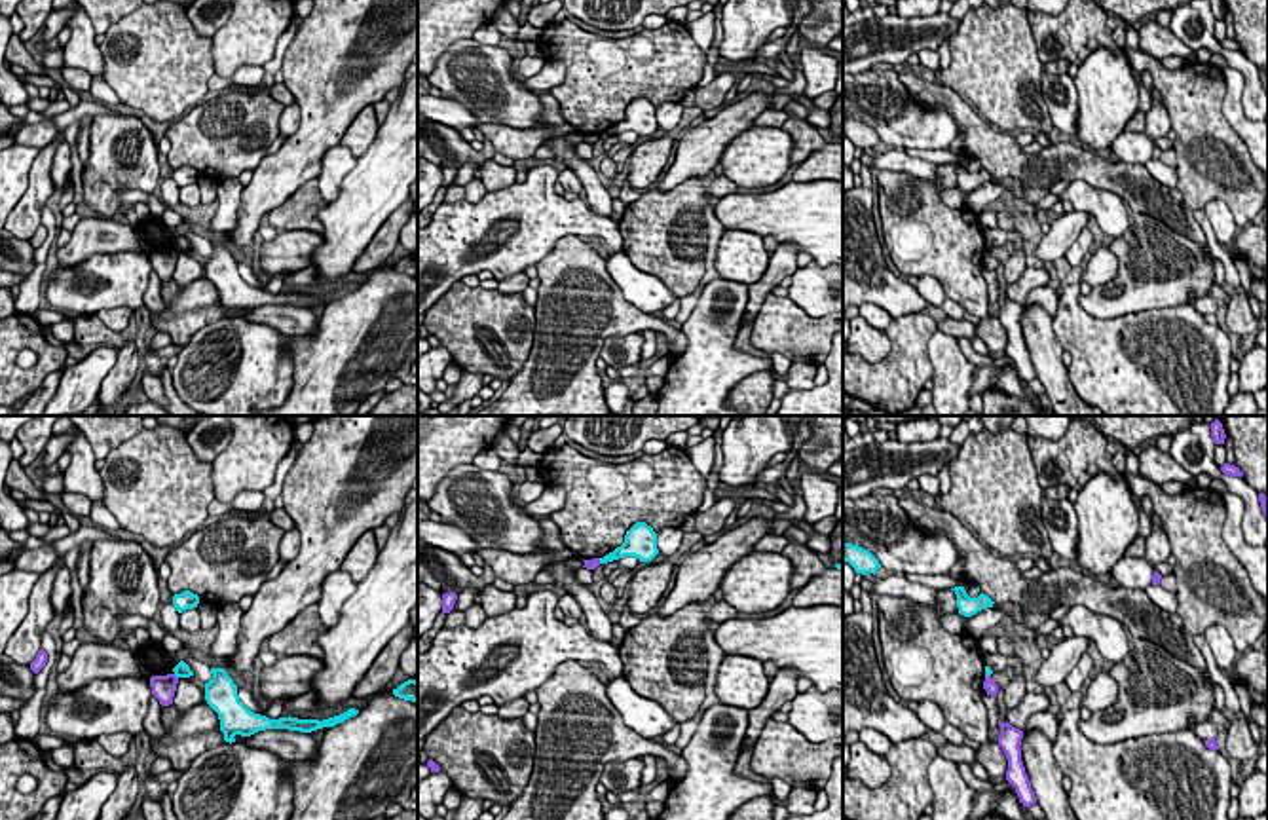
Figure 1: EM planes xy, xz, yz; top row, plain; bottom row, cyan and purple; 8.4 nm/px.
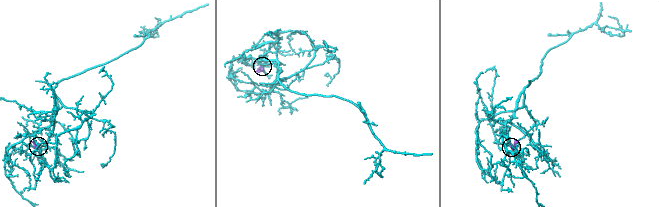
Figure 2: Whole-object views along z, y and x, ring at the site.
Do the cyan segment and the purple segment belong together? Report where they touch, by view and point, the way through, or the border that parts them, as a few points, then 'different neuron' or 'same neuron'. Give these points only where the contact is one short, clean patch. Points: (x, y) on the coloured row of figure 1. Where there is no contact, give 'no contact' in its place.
xz (600, 560) | along xz (598, 559), (600, 562) | different neuron

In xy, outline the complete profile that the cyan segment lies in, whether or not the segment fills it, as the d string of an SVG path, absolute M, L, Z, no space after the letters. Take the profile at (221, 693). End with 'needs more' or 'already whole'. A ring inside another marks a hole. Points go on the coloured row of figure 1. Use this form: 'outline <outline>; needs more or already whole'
outline M211 668L213 680L205 683L205 700L218 714L220 731L226 742L235 742L235 735L251 736L266 729L289 729L300 733L311 733L323 727L334 727L345 719L359 714L359 710L349 708L347 712L328 718L328 719L298 719L298 718L279 718L270 719L266 716L251 712L237 695L237 685L228 676L224 668Z; already whole

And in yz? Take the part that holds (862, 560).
outline M843 543L843 560L848 562L856 573L873 573L881 568L879 560L866 549Z; already whole

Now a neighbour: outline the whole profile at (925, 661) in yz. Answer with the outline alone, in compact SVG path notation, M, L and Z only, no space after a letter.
M938 590L936 600L923 606L904 596L879 596L885 668L904 702L936 702L947 723L983 746L989 742L983 655L968 630L949 632L940 623L942 613L959 613L955 590Z

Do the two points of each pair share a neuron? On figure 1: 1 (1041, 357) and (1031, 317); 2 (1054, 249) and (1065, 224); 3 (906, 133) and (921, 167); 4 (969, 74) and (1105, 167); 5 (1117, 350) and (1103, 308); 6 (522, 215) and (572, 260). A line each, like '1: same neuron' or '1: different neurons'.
1: same neuron
2: same neuron
3: different neurons
4: different neurons
5: different neurons
6: different neurons

